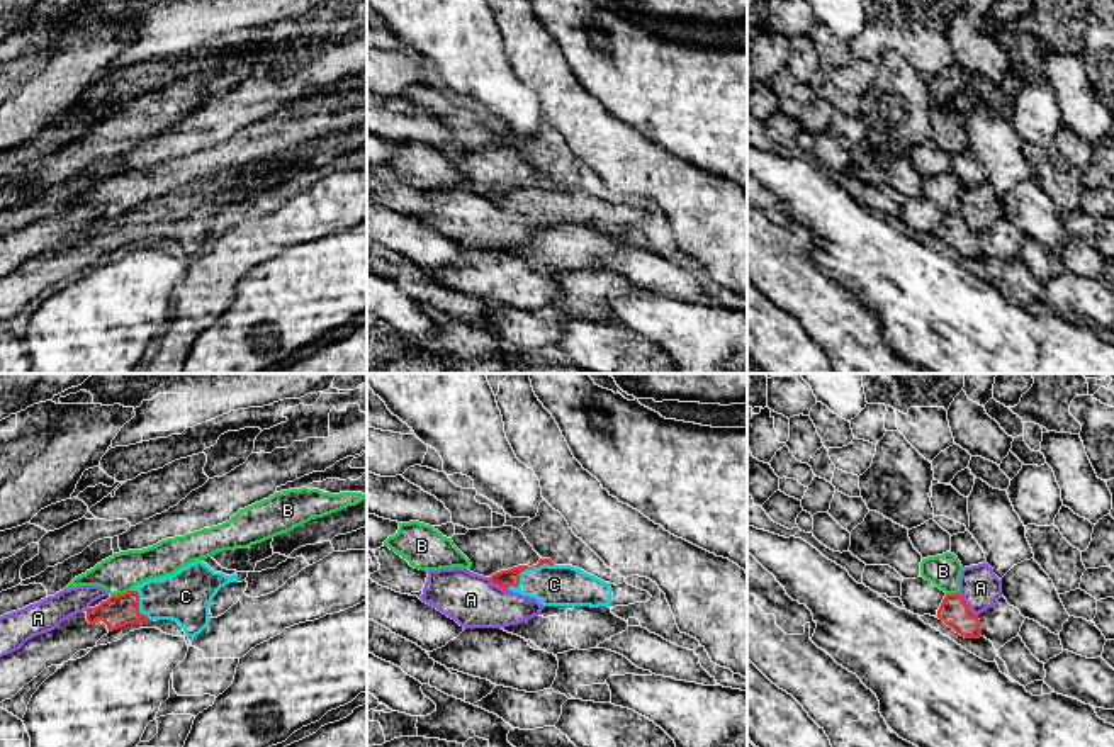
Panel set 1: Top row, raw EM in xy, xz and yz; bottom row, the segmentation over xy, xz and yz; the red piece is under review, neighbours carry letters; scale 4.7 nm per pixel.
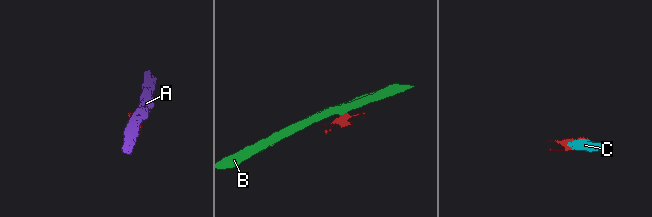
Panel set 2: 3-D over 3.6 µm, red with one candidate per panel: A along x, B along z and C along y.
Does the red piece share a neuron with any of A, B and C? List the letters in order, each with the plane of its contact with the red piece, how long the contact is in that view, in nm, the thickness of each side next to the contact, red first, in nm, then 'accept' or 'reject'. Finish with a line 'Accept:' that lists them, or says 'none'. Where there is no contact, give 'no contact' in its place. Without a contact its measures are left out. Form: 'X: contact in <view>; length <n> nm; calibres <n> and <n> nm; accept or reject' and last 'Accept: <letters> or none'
A: contact in yz; length 140 nm; calibres 140 and 190 nm; reject
B: contact in xy; length 100 nm; calibres 150 and 190 nm; reject
C: contact in xz; length 260 nm; calibres 80 and 190 nm; accept
Accept: C

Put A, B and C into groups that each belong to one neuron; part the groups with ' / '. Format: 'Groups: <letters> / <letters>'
Groups: A / B / C

